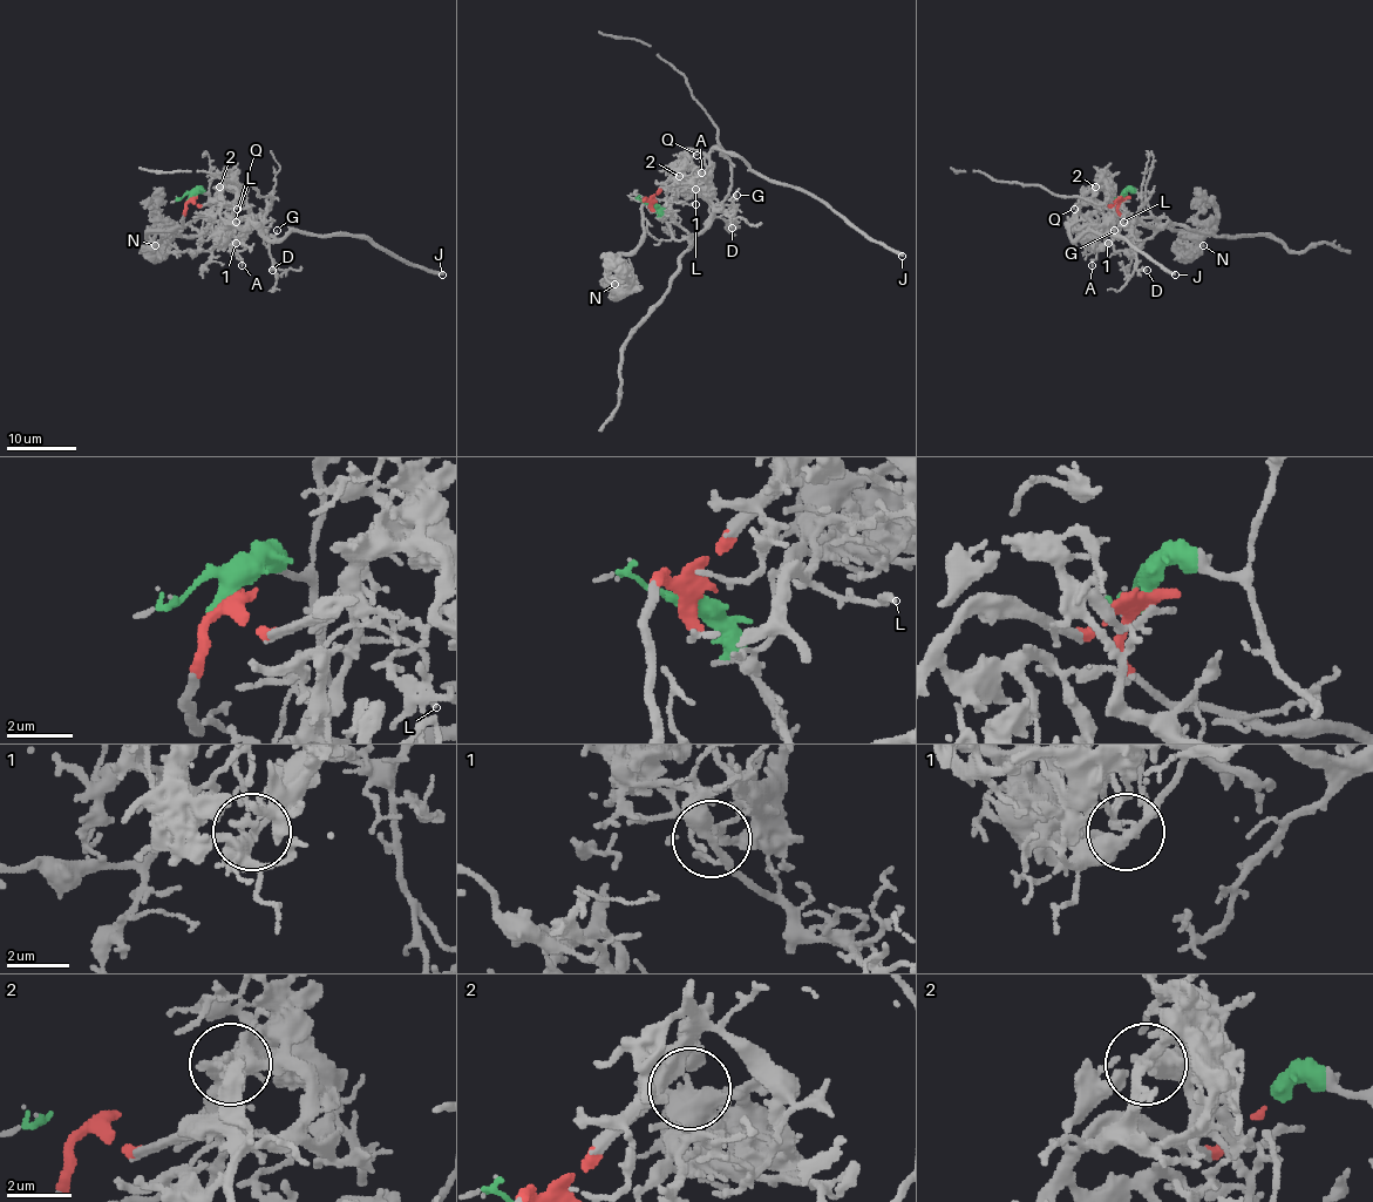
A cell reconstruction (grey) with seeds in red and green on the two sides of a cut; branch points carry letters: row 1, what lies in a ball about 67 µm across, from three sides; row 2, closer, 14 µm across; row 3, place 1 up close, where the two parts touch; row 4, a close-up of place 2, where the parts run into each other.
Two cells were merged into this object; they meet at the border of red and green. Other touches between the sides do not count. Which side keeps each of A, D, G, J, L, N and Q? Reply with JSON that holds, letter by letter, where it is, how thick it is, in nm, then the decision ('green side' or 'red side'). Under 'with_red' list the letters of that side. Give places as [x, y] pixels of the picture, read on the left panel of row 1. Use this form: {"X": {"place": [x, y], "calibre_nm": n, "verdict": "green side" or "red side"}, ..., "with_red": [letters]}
{"A": {"place": [242, 265], "calibre_nm": 150, "verdict": "green side"}, "D": {"place": [272, 270], "calibre_nm": 100, "verdict": "green side"}, "G": {"place": [277, 230], "calibre_nm": 80, "verdict": "green side"}, "J": {"place": [442, 274], "calibre_nm": 320, "verdict": "red side"}, "L": {"place": [236, 222], "calibre_nm": 190, "verdict": "red side"}, "N": {"place": [155, 245], "calibre_nm": 260, "verdict": "red side"}, "Q": {"place": [237, 209], "calibre_nm": 110, "verdict": "red side"}, "with_red": ["J", "L", "N", "Q"]}

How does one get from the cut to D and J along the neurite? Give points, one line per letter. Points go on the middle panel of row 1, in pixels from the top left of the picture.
D: (650, 203), (678, 240), (693, 237), (718, 212), (732, 216), (732, 228)
J: (650, 203), (685, 153), (697, 149), (707, 154), (728, 150), (755, 171), (804, 189), (902, 256)

